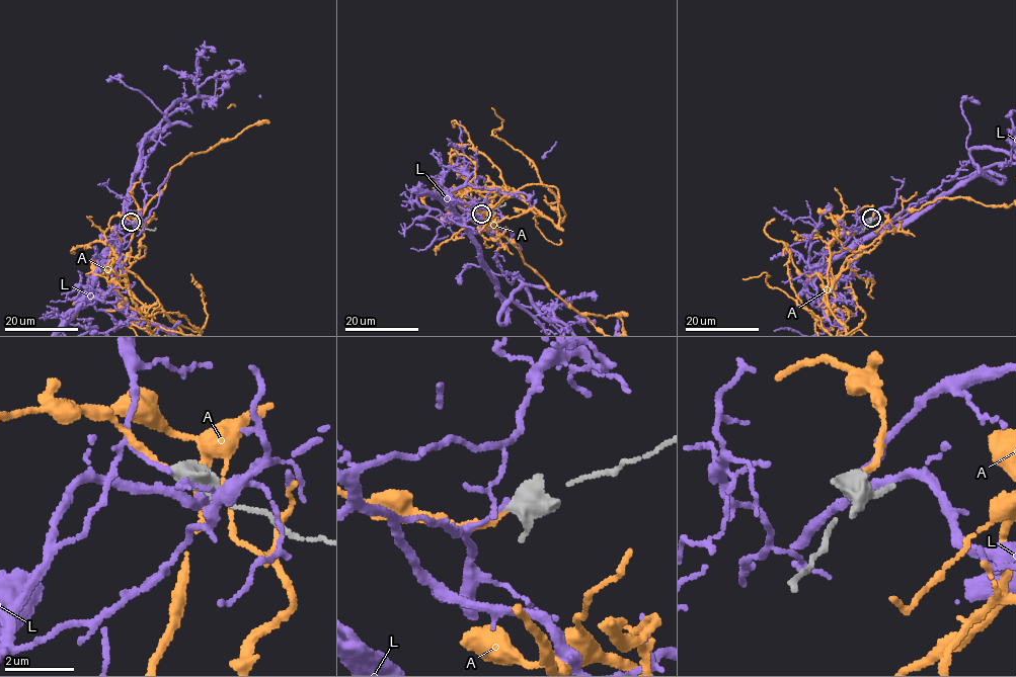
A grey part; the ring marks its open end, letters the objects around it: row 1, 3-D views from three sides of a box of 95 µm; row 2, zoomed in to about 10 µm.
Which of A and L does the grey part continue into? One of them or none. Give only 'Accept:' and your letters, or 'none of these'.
Accept: A

